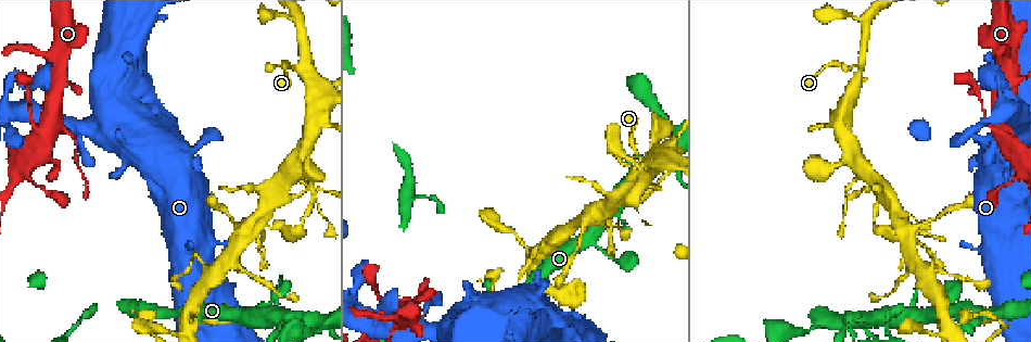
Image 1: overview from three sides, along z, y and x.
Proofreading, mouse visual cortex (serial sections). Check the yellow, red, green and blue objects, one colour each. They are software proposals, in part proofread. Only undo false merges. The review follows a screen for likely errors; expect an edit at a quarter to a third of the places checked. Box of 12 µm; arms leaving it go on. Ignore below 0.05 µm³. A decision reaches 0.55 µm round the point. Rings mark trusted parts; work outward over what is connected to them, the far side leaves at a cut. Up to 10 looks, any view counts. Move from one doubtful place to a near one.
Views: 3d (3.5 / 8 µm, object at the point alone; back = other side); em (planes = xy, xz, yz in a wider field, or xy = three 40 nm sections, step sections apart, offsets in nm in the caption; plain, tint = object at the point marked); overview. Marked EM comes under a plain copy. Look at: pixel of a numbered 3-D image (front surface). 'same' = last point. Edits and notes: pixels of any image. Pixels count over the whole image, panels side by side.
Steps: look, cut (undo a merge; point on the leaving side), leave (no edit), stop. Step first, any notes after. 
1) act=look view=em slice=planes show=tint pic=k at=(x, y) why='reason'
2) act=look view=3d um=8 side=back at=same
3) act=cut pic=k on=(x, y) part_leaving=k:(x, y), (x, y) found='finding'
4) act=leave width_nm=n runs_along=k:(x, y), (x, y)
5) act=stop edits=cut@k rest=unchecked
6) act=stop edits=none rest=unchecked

act=look view=3d um=3.5 pic=1 at=(191, 150) why='calibre changes'

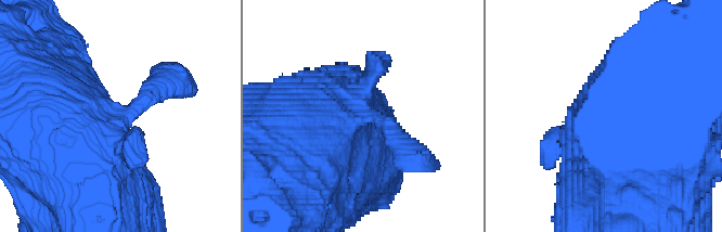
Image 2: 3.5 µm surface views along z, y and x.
act=look view=em slice=xy step=2 show=tint pic=2 at=(121, 123)

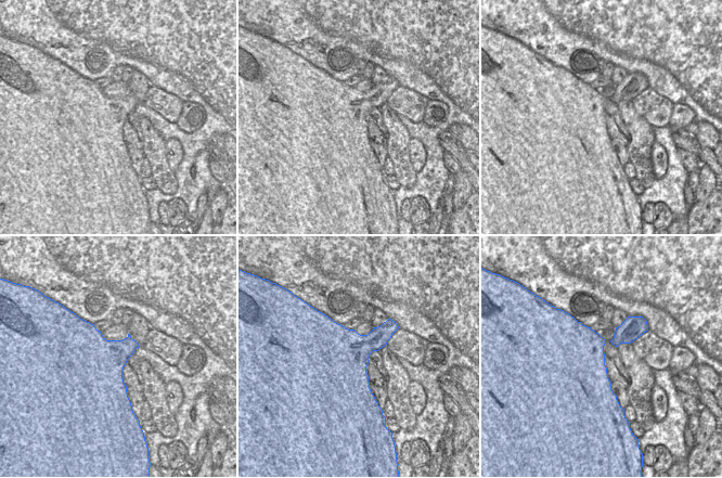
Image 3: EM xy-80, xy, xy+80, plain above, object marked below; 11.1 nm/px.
act=leave runs_along=2:(95, 221), (73, 155), (29, 112) found='all the same cell'

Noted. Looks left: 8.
act=look view=3d um=3.5 pic=1 at=(881, 195) why='four arms meet'

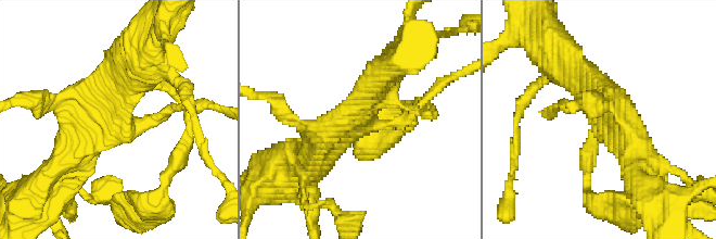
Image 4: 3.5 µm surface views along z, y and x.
act=leave runs_along=4:(130, 65), (183, 105) found='one cell here'

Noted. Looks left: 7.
act=look view=3d um=3.5 side=back pic=1 at=(42, 130) why='thick turns thin'

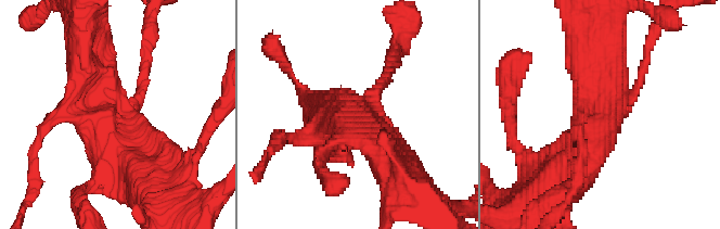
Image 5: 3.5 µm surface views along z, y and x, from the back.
act=look view=em slice=xy step=5 show=tint pic=5 at=(357, 109)

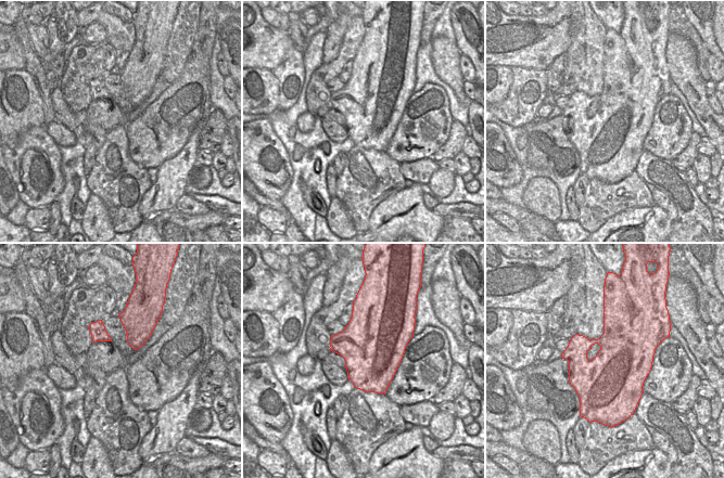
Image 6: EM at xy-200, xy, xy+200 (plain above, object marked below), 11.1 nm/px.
act=leave found='continuous, no second cell'

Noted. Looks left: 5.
act=look view=3d um=8 pic=1 at=(555, 241) why='three arms meet'

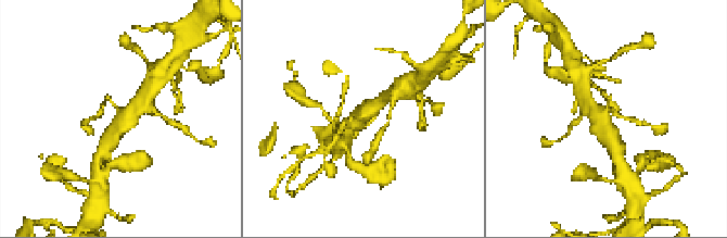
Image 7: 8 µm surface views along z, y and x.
act=look view=em slice=xy step=1 show=tint pic=7 at=(604, 115) arms=3 arm_widths_nm=150,400,500 why='need the tissue'

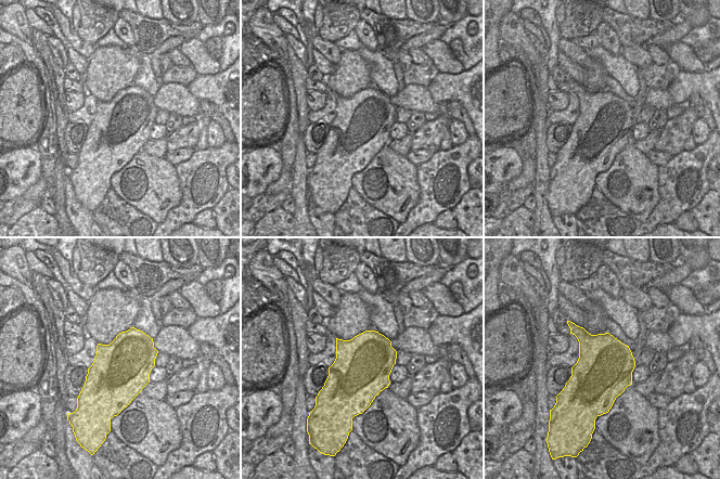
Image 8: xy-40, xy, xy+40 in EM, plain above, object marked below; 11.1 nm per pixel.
act=leave runs_along=7:(144, 98), (105, 142) found='continuous, no second cell'

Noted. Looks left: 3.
act=stop edits=none rest=unchecked

